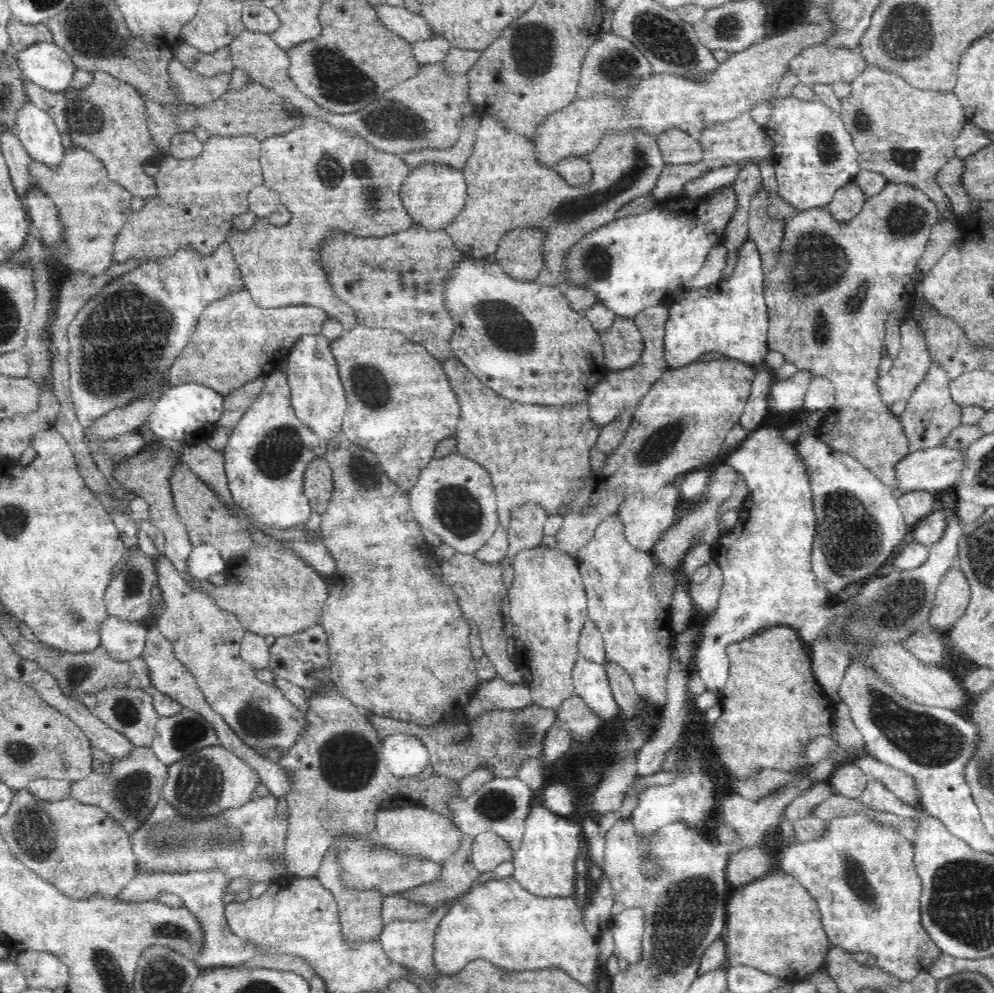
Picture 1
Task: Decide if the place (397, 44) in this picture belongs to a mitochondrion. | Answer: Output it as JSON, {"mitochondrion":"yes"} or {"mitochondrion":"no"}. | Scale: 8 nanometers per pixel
{"mitochondrion":"no"}

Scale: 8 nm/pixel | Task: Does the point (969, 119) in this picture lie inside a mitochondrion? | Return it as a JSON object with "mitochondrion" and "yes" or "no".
{"mitochondrion":"no"}

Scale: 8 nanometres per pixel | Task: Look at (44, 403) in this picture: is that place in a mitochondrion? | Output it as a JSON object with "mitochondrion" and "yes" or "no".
{"mitochondrion":"no"}

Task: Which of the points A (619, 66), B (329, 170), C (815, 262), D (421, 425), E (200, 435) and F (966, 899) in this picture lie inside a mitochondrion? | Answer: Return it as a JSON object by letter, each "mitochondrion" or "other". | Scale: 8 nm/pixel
{"A":"mitochondrion","B":"mitochondrion","C":"mitochondrion","D":"other","E":"other","F":"mitochondrion"}

